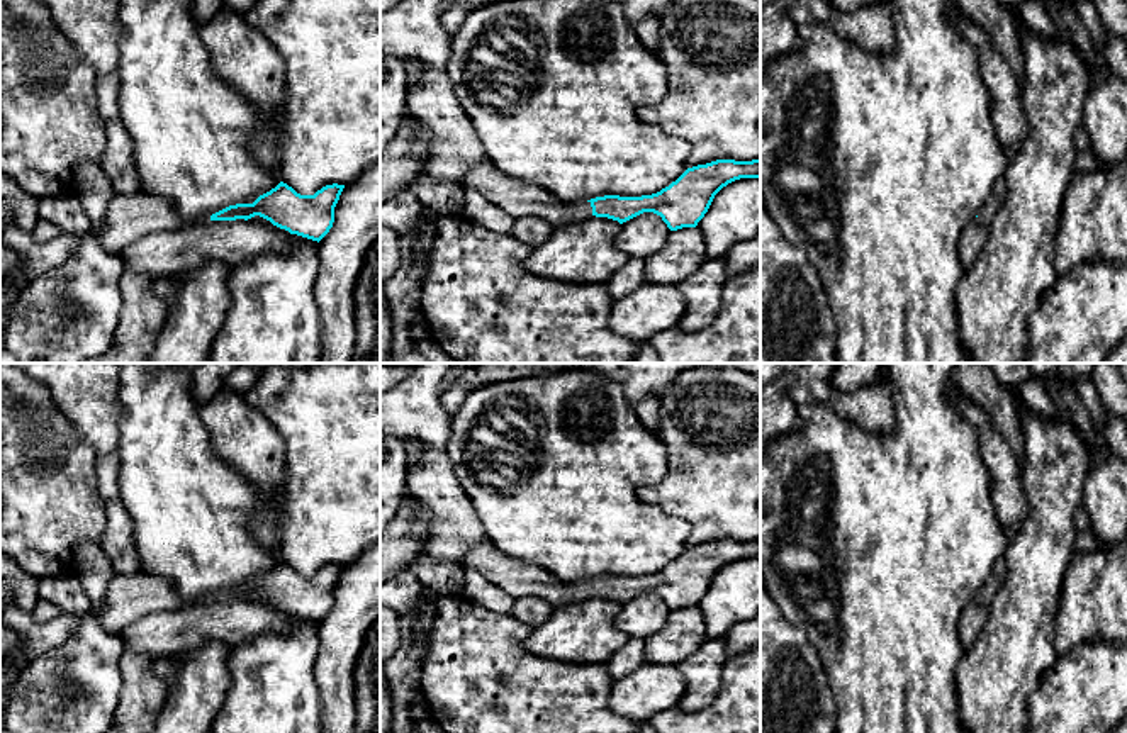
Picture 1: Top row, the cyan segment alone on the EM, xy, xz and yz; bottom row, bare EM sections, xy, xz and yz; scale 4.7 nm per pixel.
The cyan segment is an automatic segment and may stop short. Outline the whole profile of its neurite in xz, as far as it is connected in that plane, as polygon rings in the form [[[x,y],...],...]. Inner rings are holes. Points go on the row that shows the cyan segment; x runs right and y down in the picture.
[[[760,158],[752,161],[716,159],[687,168],[676,182],[652,195],[604,195],[582,202],[562,202],[538,187],[504,175],[492,163],[467,171],[460,183],[482,193],[513,219],[535,215],[547,221],[553,229],[592,215],[623,224],[643,212],[653,212],[662,217],[670,231],[677,231],[696,227],[715,195],[740,178],[760,178]]]

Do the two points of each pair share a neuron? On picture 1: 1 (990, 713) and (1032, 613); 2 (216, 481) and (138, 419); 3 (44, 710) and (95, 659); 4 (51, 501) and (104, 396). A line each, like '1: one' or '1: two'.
1: one
2: one
3: one
4: two

